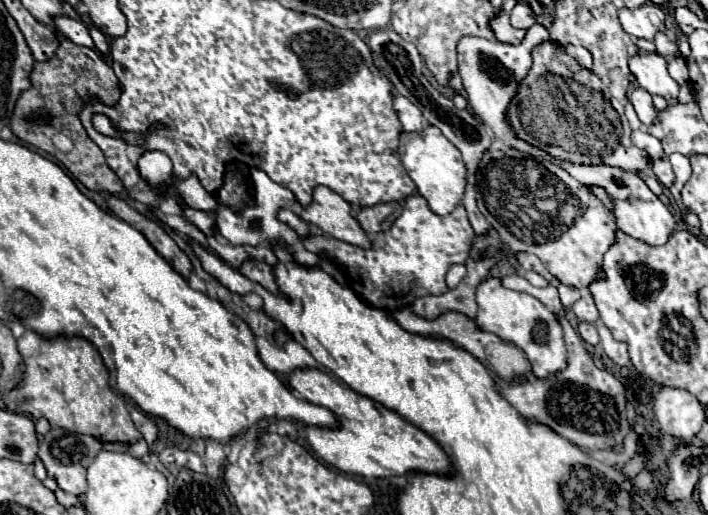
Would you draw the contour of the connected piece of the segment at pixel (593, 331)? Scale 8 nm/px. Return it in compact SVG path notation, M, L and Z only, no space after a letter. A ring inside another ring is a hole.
M579 322L579 336L591 344L591 346L597 346L599 344L599 334L597 334L597 328L589 322Z

